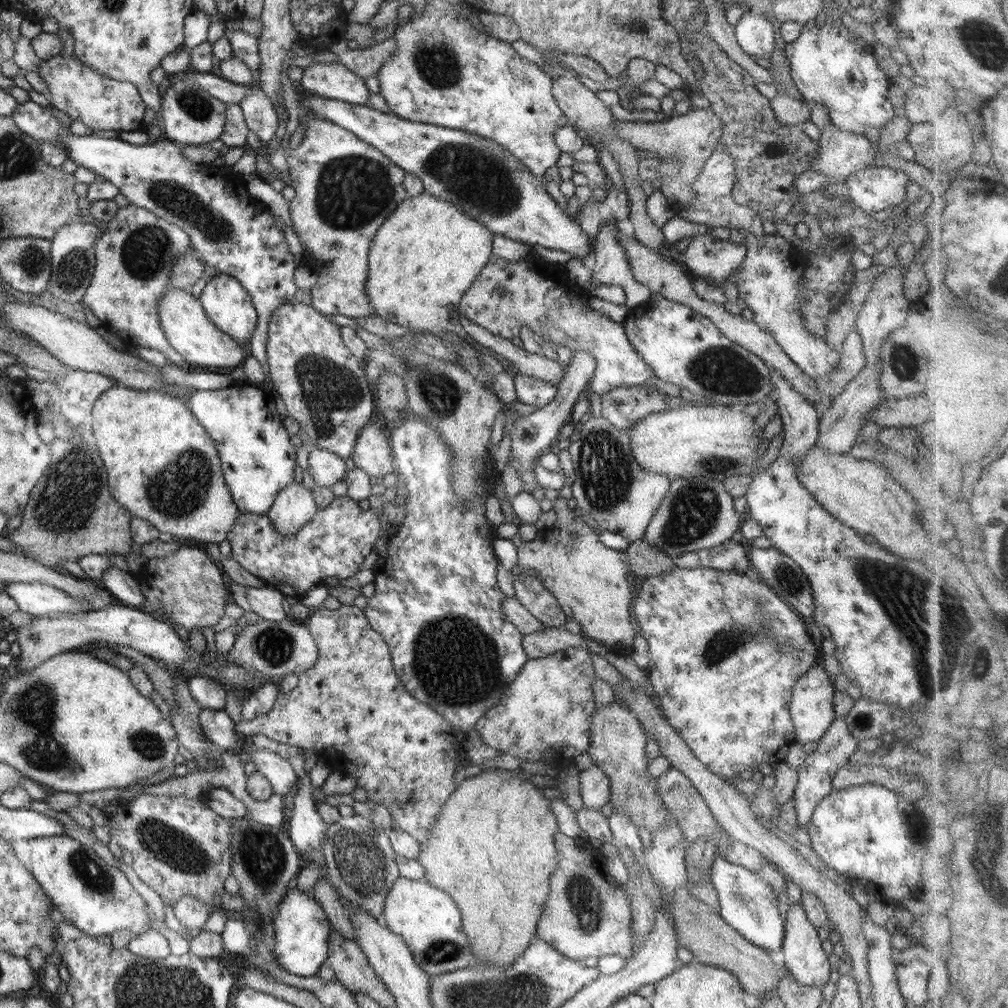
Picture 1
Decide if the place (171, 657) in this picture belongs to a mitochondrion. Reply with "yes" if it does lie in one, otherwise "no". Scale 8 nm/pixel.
no

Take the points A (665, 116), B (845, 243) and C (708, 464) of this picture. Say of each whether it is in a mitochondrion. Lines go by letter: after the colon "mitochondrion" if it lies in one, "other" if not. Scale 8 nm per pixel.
A: other
B: other
C: mitochondrion

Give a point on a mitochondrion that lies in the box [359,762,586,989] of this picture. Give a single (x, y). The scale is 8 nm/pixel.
(443, 951)

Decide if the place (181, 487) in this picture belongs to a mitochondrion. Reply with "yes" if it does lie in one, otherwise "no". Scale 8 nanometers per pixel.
yes

